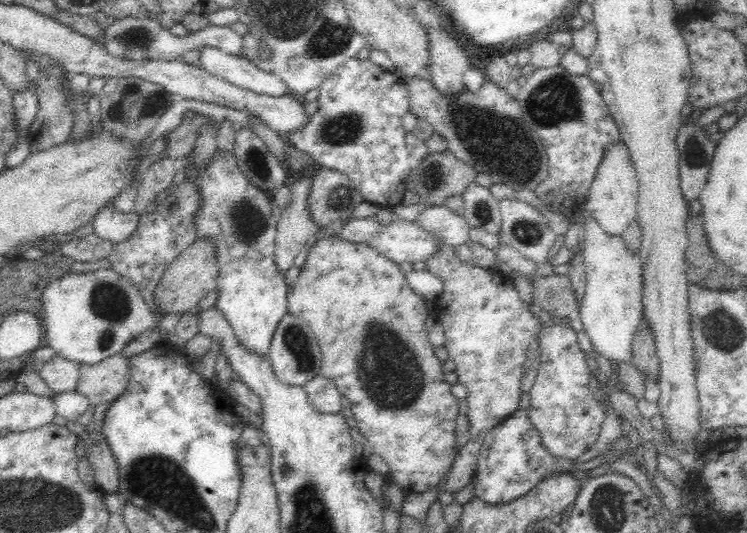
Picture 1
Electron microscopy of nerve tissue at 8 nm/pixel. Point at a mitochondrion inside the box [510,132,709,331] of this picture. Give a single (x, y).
(694, 152)

